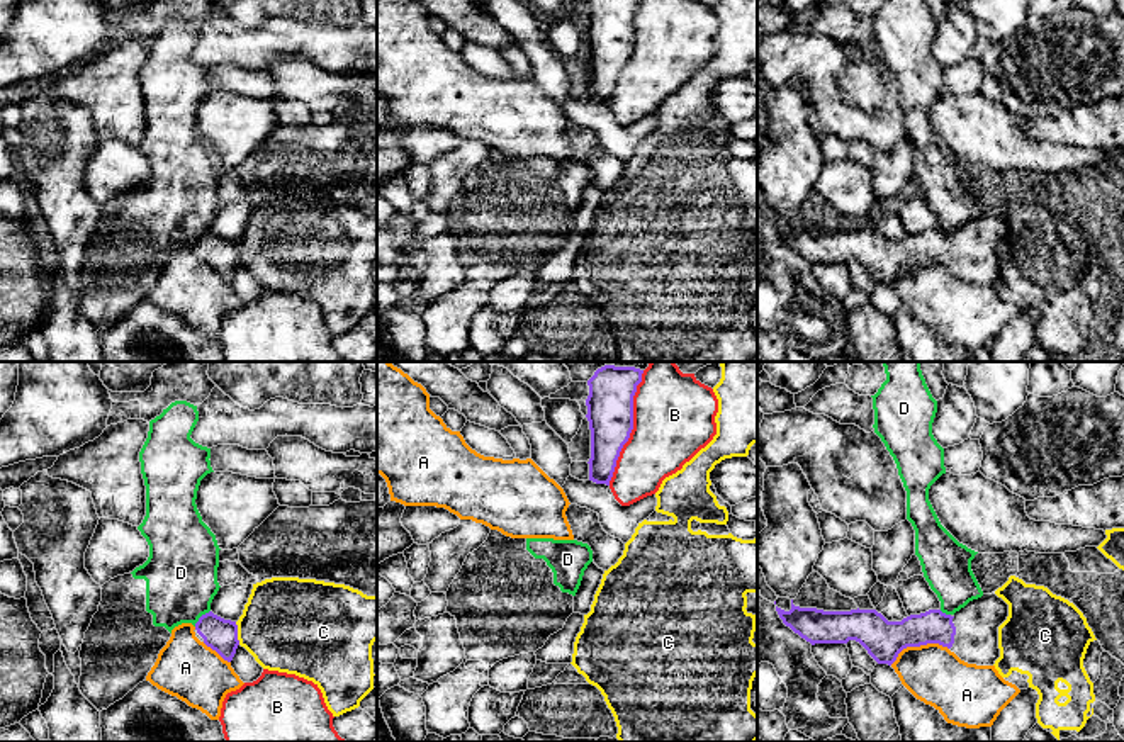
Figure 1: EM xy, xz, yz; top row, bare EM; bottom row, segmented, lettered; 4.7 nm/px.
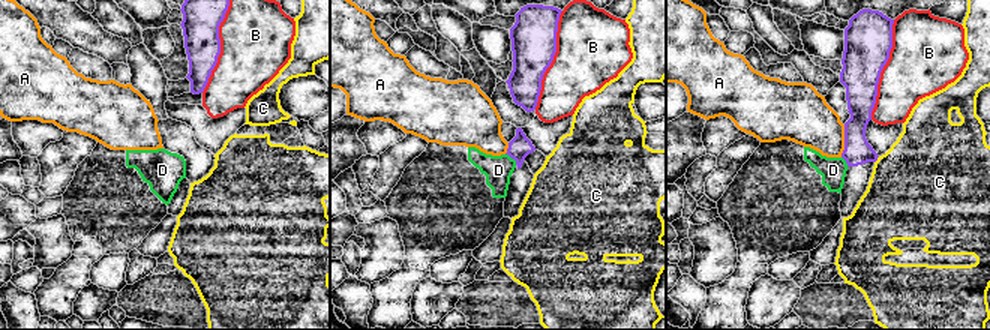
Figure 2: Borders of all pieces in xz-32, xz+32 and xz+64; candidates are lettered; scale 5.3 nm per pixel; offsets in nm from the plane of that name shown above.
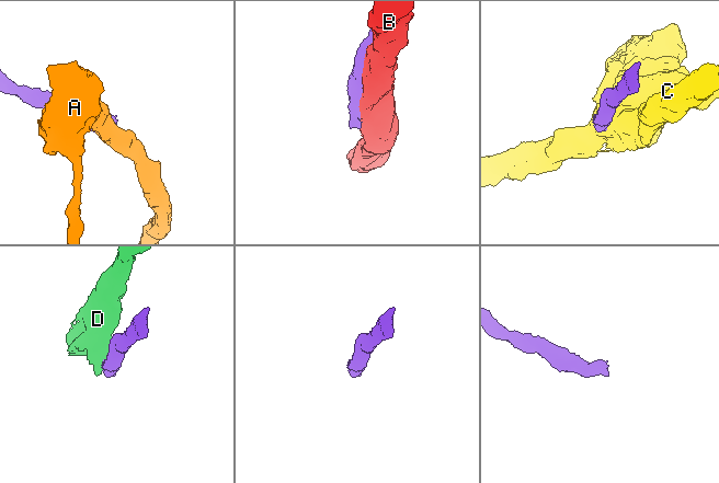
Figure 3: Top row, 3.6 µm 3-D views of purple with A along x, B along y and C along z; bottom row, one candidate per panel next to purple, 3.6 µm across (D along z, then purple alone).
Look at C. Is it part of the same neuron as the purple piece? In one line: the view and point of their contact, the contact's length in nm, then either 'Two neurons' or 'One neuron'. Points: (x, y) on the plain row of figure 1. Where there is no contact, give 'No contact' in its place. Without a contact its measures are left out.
Touches purple at xy (236, 253). Shared border 110 nm. Two neurons

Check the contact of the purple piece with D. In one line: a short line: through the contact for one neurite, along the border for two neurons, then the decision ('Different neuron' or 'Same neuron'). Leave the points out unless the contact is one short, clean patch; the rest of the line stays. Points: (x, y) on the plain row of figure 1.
Line: xy (209, 230), (194, 245). Different neuron

